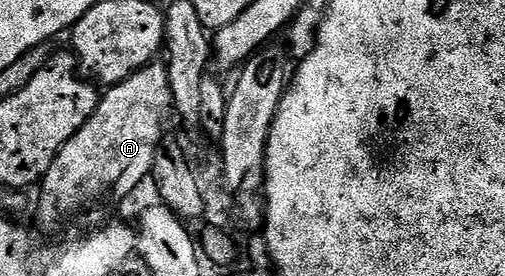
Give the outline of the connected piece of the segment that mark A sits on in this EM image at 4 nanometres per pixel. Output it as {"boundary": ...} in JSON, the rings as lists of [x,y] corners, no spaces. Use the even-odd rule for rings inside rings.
{"boundary":[[[162,63],[145,65],[119,85],[109,86],[99,96],[96,111],[90,116],[88,123],[84,123],[84,127],[80,127],[80,131],[72,135],[68,143],[64,143],[62,150],[54,156],[52,167],[48,167],[42,178],[42,194],[38,197],[39,219],[46,225],[54,225],[65,217],[74,217],[77,213],[100,204],[105,197],[118,201],[121,197],[128,196],[145,177],[147,180],[154,172],[154,159],[163,144],[162,132],[166,129],[166,120],[172,117],[173,104],[168,71]]]}

